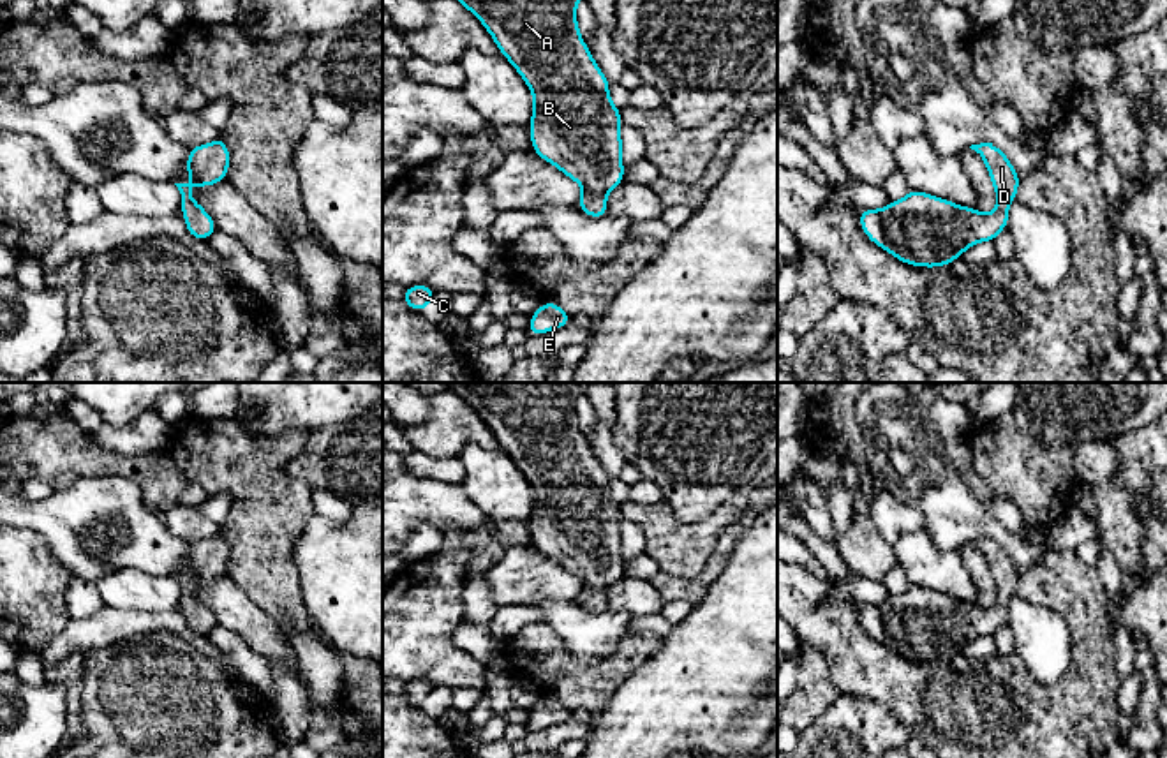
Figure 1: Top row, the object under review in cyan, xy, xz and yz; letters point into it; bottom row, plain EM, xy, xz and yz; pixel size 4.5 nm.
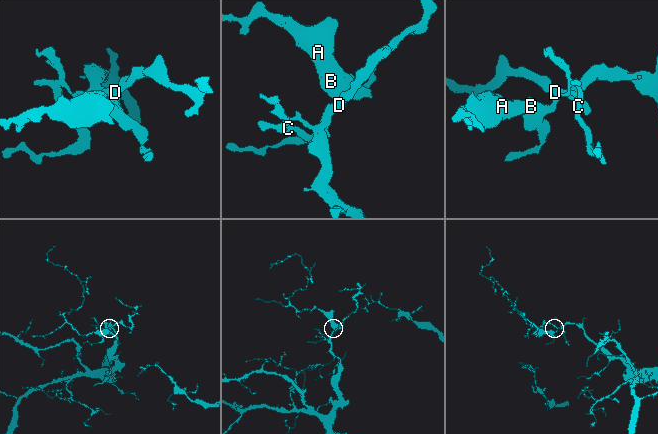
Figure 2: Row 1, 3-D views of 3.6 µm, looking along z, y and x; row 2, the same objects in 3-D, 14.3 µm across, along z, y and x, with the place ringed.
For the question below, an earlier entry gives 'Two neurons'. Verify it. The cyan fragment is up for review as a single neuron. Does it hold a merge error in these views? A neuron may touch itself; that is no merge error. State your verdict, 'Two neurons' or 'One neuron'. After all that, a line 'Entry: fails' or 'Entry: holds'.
One neuron
Entry: fails

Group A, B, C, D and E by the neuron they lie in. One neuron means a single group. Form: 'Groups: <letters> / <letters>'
Groups: A B C D E

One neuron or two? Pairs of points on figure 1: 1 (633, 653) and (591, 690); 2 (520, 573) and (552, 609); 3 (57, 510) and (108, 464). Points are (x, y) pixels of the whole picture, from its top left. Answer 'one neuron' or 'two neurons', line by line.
1: one neuron
2: two neurons
3: two neurons

